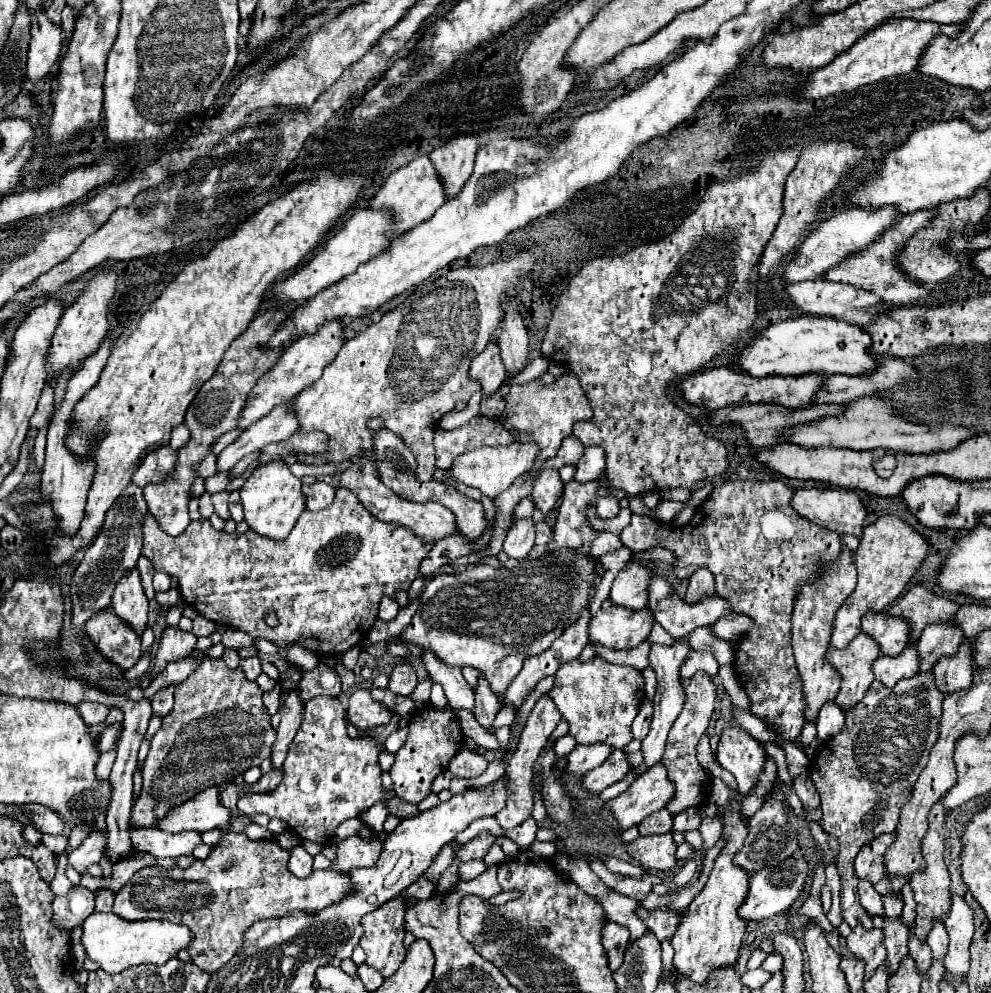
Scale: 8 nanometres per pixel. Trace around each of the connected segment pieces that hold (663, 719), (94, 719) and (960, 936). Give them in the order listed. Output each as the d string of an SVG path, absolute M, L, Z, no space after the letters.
M679 638L675 640L675 644L671 646L659 646L653 644L651 652L649 652L649 666L655 670L657 674L657 694L653 698L653 722L651 722L651 730L647 734L647 738L641 742L641 752L645 756L645 762L641 766L637 766L635 770L639 774L643 774L647 768L651 768L653 764L657 764L665 752L665 740L667 740L667 732L673 726L673 720L679 716L683 704L685 704L685 688L683 688L683 680L681 680L681 664L689 658L689 654L693 652L693 648L689 646L687 638Z
M83 700L81 704L77 704L77 710L89 726L95 726L95 724L103 722L109 714L109 706L99 704L99 702L89 702L89 700Z
M957 894L951 896L951 910L945 918L945 928L949 932L945 968L955 976L963 976L969 970L969 944L975 926L973 926L973 910Z

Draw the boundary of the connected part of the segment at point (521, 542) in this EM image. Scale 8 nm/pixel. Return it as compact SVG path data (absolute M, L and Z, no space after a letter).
M531 518L515 520L507 532L503 550L509 558L525 560L535 544L535 522Z

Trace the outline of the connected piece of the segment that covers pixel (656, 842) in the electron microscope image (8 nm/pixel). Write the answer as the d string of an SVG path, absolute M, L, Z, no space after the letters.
M671 832L667 834L659 834L659 836L639 836L637 840L627 844L627 852L645 868L651 870L671 870L677 864L677 856L675 856L677 844L671 836Z

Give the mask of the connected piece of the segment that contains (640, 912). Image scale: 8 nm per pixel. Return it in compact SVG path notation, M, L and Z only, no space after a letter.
M637 908L635 914L647 924L647 928L659 938L659 940L667 940L675 934L677 924L681 922L681 914L675 914L671 910L645 910L645 908Z

